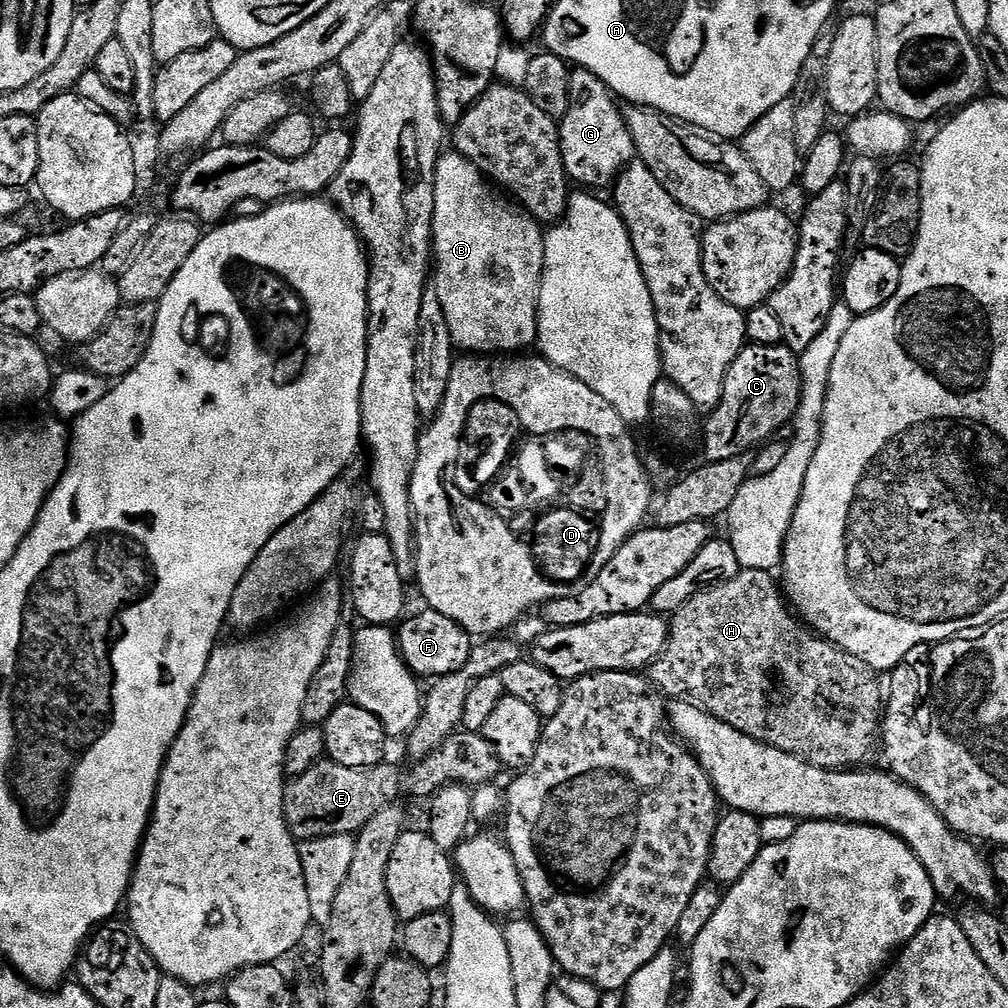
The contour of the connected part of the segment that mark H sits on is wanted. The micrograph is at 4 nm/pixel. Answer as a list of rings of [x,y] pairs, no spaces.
[[[743,569],[737,576],[730,578],[730,582],[715,584],[713,588],[704,588],[690,602],[686,602],[679,610],[671,613],[668,641],[662,650],[662,654],[647,669],[646,676],[653,688],[659,690],[665,697],[688,700],[691,704],[697,704],[702,710],[706,710],[714,718],[734,726],[742,734],[754,738],[763,744],[774,746],[786,754],[794,754],[802,758],[806,763],[819,768],[829,770],[852,770],[860,764],[872,752],[872,747],[877,747],[878,737],[882,732],[882,700],[880,704],[880,684],[875,675],[859,660],[842,651],[837,644],[825,640],[823,636],[816,635],[797,613],[786,603],[786,597],[778,583],[777,577],[772,572],[762,570]]]

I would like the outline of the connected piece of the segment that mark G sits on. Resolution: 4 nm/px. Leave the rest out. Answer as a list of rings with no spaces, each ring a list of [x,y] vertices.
[[[577,67],[570,78],[570,110],[558,122],[560,126],[560,145],[562,146],[562,162],[573,185],[584,190],[600,190],[615,185],[620,173],[632,163],[636,156],[634,138],[630,138],[630,130],[624,121],[624,114],[617,97],[612,91],[594,74],[590,74],[585,68]]]

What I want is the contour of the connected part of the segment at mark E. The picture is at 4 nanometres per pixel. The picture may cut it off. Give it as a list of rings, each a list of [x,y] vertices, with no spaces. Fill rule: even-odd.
[[[463,730],[450,733],[434,754],[430,754],[424,760],[415,761],[411,766],[413,768],[400,769],[396,764],[385,762],[367,768],[366,766],[342,766],[327,758],[318,761],[314,766],[310,766],[310,770],[306,770],[306,774],[291,777],[287,781],[284,790],[284,813],[290,834],[297,842],[331,836],[352,836],[364,828],[366,822],[370,822],[370,818],[378,814],[378,810],[395,805],[400,795],[432,798],[450,782],[453,785],[463,786],[491,784],[496,780],[495,776],[502,772],[502,765],[494,754],[490,742],[486,742],[486,738],[479,732]]]

